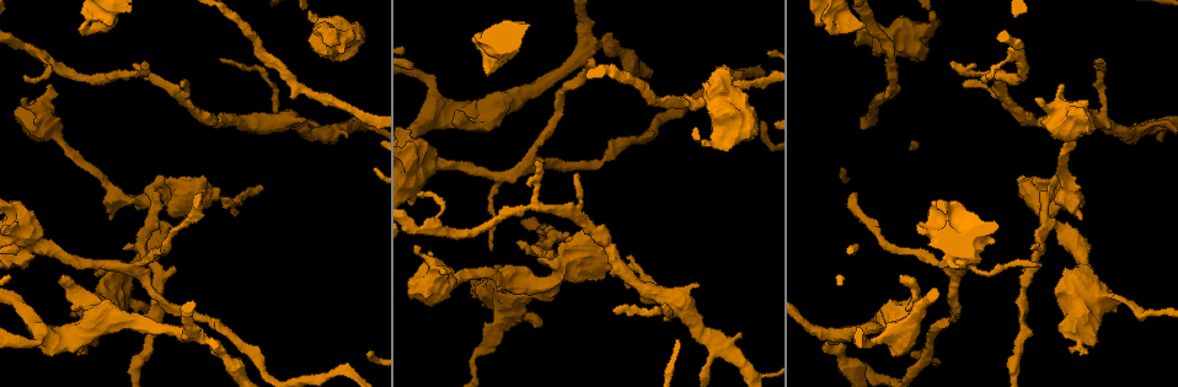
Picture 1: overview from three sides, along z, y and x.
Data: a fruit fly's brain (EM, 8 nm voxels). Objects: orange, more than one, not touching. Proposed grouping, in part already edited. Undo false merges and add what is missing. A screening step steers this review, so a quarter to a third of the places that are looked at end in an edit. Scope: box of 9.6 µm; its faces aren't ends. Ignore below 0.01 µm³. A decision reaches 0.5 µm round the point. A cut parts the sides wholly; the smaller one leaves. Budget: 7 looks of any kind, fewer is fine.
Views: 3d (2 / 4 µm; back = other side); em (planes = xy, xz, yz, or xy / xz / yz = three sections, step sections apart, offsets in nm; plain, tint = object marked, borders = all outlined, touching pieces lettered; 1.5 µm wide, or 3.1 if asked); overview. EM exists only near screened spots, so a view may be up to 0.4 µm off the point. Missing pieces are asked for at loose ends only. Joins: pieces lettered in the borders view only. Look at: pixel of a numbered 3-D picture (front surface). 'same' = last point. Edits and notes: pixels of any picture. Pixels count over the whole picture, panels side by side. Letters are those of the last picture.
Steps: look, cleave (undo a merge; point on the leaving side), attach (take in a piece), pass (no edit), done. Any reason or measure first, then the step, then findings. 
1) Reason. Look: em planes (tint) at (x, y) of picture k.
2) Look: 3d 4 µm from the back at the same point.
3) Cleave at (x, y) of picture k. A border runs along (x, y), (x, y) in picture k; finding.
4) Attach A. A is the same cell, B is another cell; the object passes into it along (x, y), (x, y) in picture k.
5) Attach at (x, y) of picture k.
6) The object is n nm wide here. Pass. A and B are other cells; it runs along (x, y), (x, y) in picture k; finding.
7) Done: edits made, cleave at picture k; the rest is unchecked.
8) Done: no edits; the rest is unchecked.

Three-way junction. Look: 3d 2 µm at (106, 265) of picture 1.

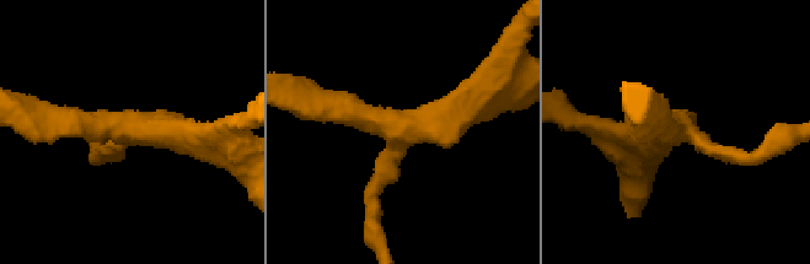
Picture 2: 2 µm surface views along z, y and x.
3 arms meet here; shape alone is not enough. Look: em xz step 8 (borders) at (119, 128) of picture 2.

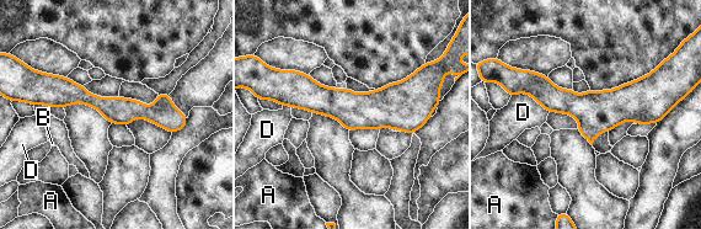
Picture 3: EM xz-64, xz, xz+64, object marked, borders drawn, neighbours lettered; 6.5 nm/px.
Look: em planes (borders) at the same point.

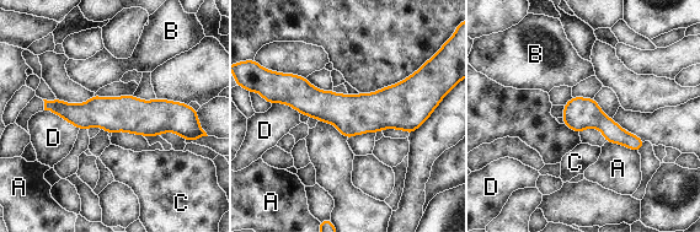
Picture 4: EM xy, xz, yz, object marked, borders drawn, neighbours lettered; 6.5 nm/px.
Pass. A, B, C and D are other cells; a border runs along (605, 141), (625, 145), (637, 152) in picture 4; continuous, no second neuron.

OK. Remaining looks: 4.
Calibre changes. Look: 3d 2 µm from the back at (1124, 302) of picture 1.

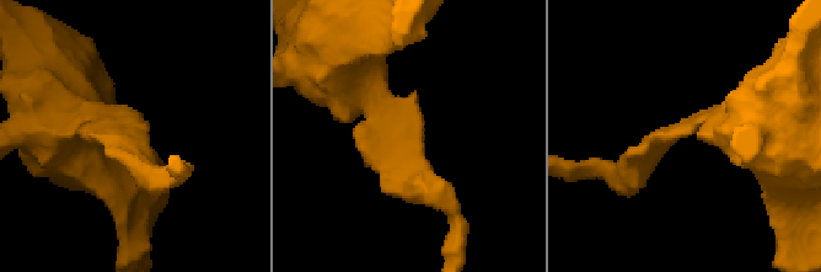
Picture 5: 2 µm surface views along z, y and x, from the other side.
Shape alone is not enough. Look: em xy step 8 (tint) at (401, 131) of picture 5.

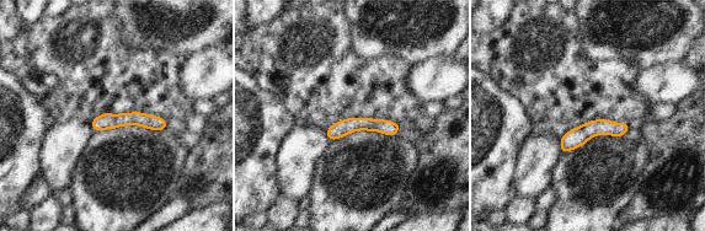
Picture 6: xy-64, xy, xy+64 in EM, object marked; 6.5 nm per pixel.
Look: em yz step 8 (borders) at the same point.

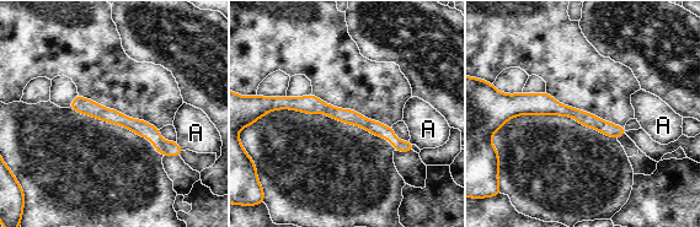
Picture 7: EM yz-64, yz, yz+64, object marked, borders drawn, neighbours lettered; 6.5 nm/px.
The object is 100 nm wide here. Pass. A is another cell; a border runs along (176, 141), (183, 150) in picture 7; continuous, no second neuron.

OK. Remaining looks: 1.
Stops while still wide. Look: em planes (borders) at (1034, 99) of picture 1.

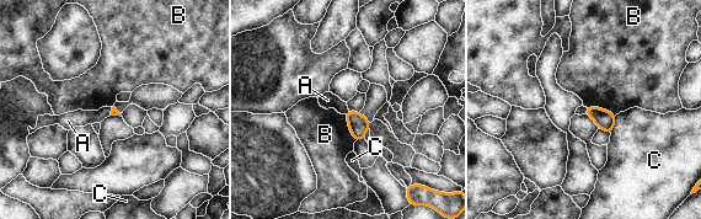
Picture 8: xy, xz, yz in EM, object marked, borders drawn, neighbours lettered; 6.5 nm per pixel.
Pass. A, B and C are other cells; no lettered piece goes on from it.

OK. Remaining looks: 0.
Done: no edits; the rest is unchecked.

